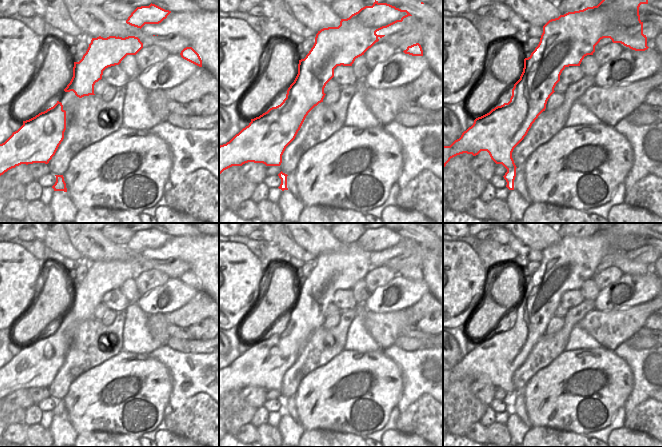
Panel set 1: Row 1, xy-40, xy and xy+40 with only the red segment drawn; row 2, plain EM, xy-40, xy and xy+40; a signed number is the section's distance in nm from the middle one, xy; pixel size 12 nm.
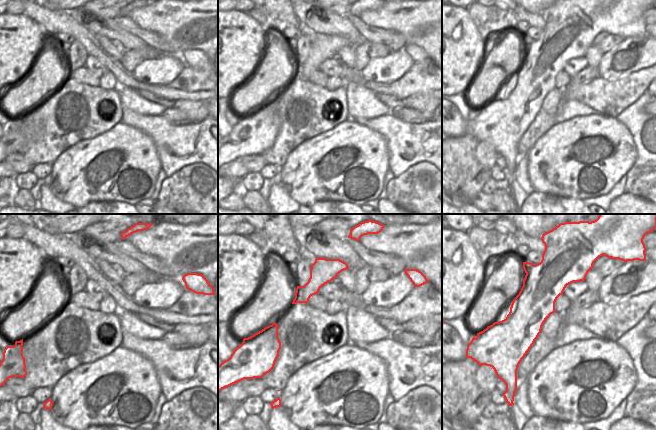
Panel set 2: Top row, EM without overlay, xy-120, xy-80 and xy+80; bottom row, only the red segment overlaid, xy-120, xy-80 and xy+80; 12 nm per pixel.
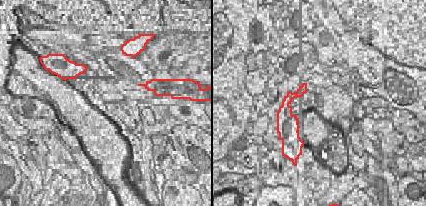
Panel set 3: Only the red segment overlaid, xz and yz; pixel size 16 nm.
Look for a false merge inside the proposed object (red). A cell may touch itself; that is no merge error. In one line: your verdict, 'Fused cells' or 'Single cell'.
Fused cells

